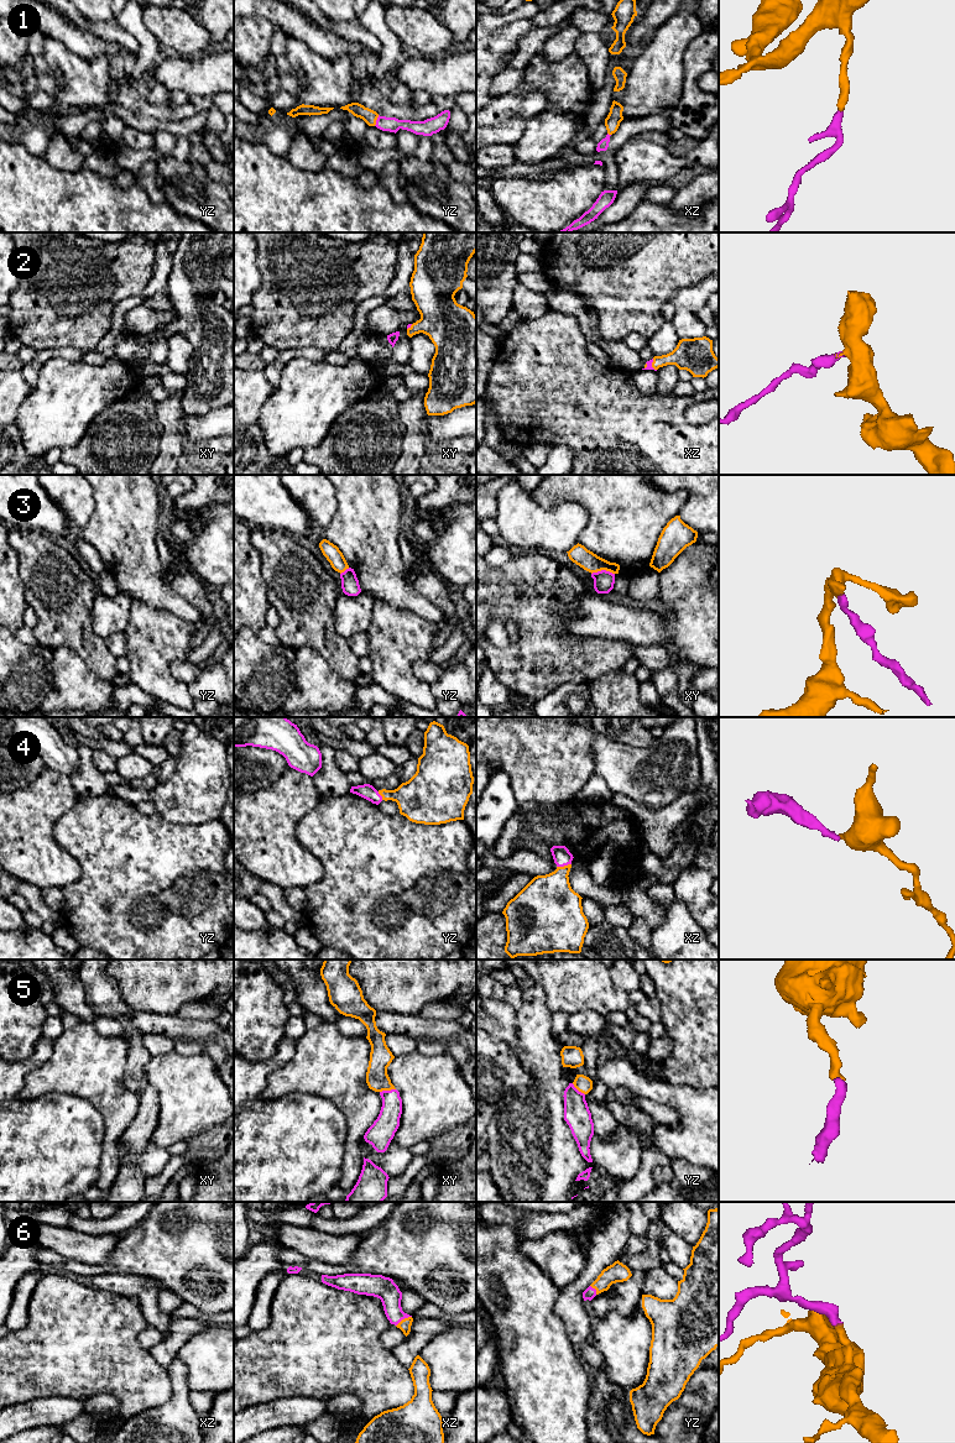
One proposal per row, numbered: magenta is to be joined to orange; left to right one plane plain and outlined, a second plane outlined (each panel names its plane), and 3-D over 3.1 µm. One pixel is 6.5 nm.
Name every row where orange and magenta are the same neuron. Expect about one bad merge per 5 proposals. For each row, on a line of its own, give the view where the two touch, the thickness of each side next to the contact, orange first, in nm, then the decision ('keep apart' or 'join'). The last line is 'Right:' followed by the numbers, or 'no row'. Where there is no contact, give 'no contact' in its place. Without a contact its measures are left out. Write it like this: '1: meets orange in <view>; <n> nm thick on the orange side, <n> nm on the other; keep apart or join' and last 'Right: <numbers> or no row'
1: meets orange in yz; 90 nm thick on the orange side, 100 nm on the other; join
2: meets orange in xz; 200 nm thick on the orange side, 30 nm on the other; join
3: meets orange in xy; 120 nm thick on the orange side, 130 nm on the other; keep apart
4: meets orange in xz; 360 nm thick on the orange side, 120 nm on the other; join
5: meets orange in xy; 150 nm thick on the orange side, 160 nm on the other; join
6: meets orange in xz; 80 nm thick on the orange side, 150 nm on the other; join
Right: 1, 2, 4, 5, 6

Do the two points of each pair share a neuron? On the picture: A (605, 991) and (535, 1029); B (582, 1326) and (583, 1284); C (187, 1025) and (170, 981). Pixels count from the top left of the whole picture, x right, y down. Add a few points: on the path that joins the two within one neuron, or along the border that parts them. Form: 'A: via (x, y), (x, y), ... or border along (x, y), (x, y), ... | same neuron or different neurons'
A: border along (541, 984), (546, 994), (547, 1008), (552, 1013) | different neurons
B: via (575, 1316), (575, 1294) | same neuron
C: border along (146, 1012), (175, 1015) | different neurons

